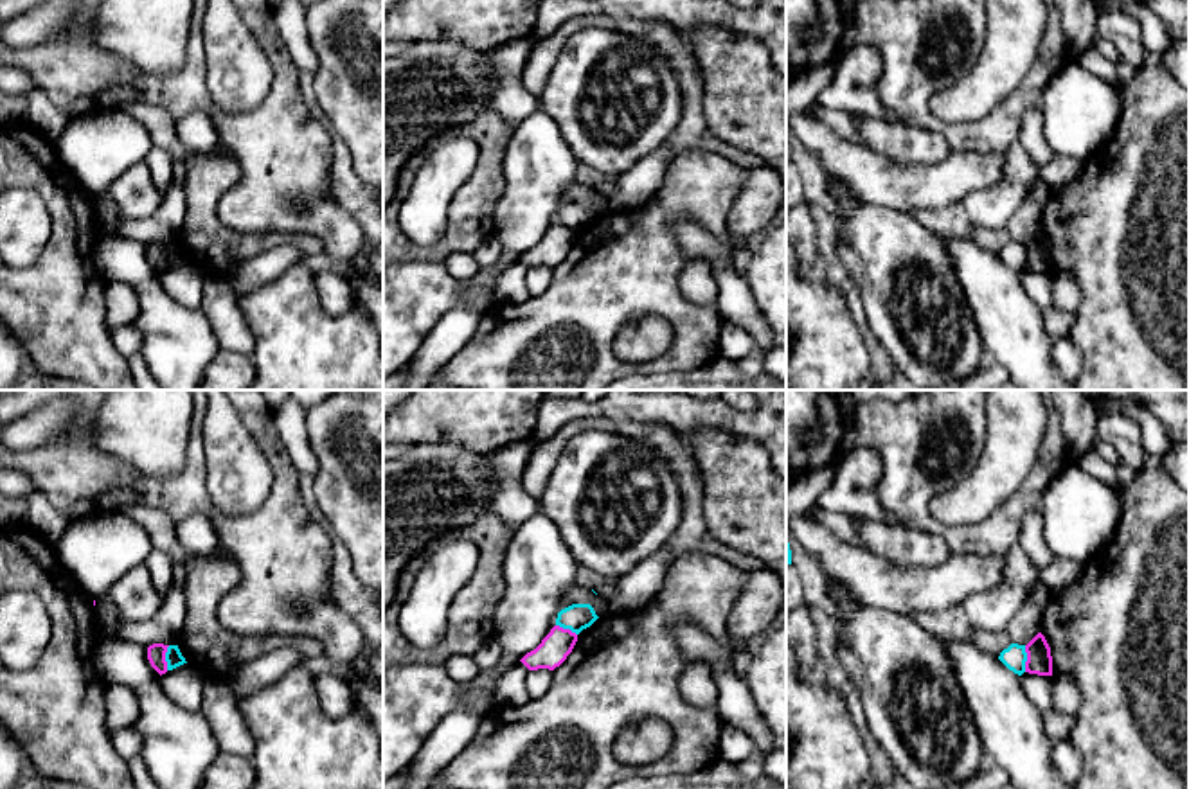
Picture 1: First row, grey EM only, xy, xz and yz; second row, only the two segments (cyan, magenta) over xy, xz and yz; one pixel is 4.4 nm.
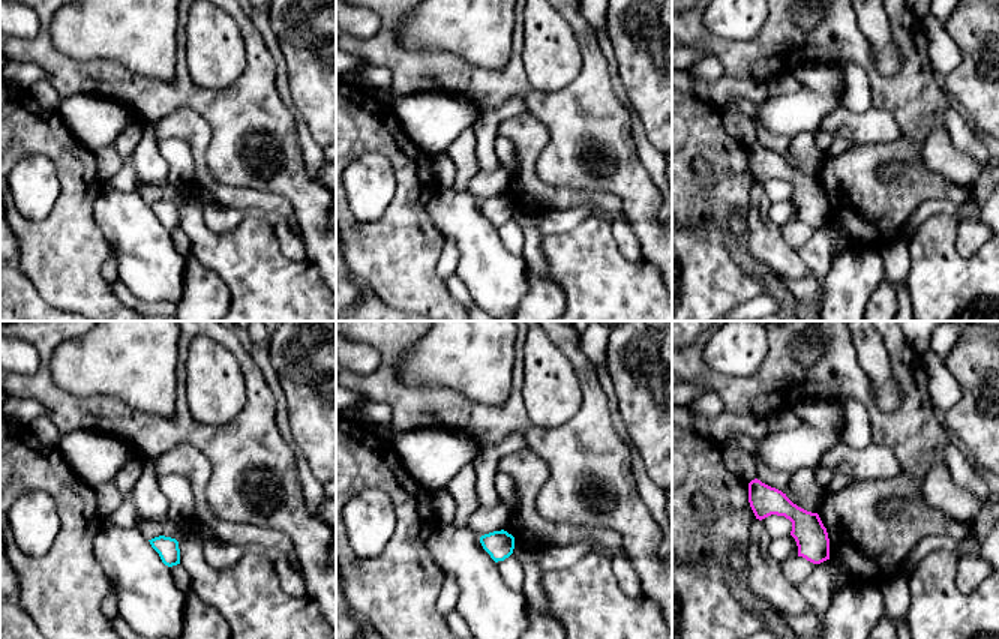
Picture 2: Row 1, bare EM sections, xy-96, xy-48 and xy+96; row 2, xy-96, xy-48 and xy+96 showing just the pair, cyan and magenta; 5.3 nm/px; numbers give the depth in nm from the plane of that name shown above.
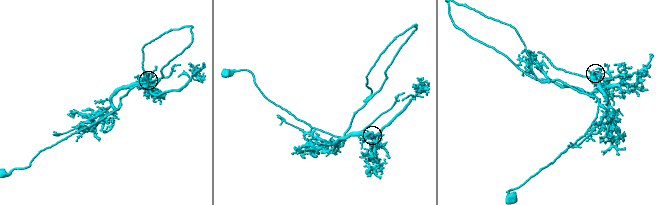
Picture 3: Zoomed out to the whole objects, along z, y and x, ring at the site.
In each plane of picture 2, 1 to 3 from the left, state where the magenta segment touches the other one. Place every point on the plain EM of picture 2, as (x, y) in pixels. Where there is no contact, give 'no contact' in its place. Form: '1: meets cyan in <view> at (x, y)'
1: no contact
2: no contact
3: no contact

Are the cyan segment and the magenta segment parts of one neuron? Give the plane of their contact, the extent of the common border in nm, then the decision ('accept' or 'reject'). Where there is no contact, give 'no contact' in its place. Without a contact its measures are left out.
meets cyan in yz; contact 120 nm long; reject

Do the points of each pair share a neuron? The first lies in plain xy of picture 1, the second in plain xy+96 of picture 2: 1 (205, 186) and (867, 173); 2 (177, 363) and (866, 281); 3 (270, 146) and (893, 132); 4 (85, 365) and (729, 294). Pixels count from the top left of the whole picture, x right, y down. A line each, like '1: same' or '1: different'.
1: same
2: same
3: different
4: different

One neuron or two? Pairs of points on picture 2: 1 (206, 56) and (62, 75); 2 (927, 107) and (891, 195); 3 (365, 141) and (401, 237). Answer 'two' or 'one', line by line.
1: two
2: two
3: one

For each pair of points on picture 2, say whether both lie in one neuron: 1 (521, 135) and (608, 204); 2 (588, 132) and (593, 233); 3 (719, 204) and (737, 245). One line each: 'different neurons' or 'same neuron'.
1: same neuron
2: different neurons
3: same neuron

